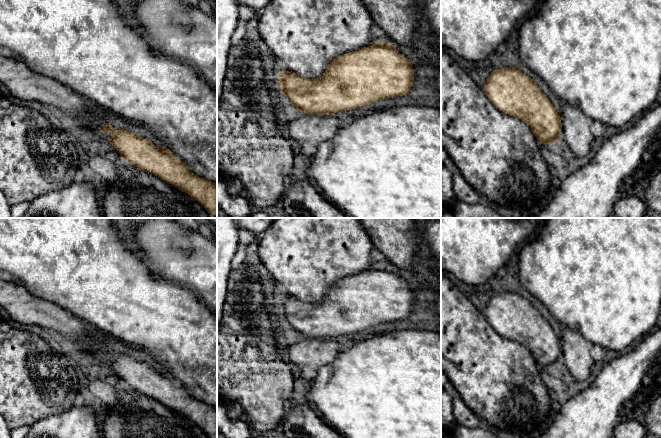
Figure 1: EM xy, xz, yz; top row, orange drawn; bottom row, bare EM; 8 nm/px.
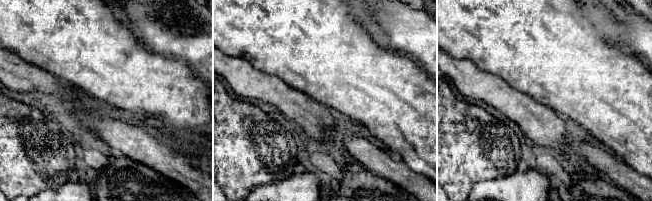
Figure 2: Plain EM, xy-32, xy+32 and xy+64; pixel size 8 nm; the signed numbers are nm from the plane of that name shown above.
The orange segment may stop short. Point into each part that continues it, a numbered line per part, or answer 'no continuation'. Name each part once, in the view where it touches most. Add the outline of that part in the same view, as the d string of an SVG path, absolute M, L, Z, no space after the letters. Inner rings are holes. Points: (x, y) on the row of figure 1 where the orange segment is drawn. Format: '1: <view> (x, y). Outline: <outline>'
no continuation

